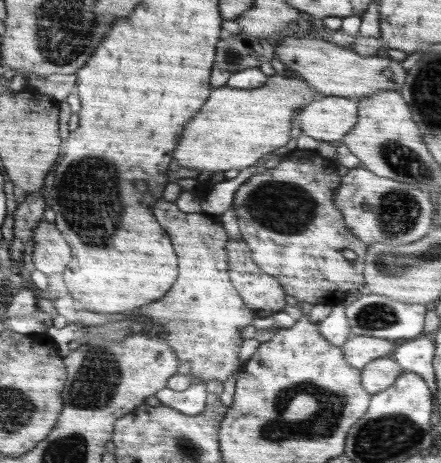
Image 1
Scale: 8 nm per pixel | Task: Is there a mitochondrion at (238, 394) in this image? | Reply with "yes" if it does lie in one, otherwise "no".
no

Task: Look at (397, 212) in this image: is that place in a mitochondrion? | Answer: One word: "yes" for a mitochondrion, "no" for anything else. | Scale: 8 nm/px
yes

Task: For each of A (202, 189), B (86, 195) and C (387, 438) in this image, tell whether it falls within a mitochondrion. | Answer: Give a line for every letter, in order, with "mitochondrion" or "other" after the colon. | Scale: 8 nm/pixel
A: other
B: mitochondrion
C: mitochondrion

